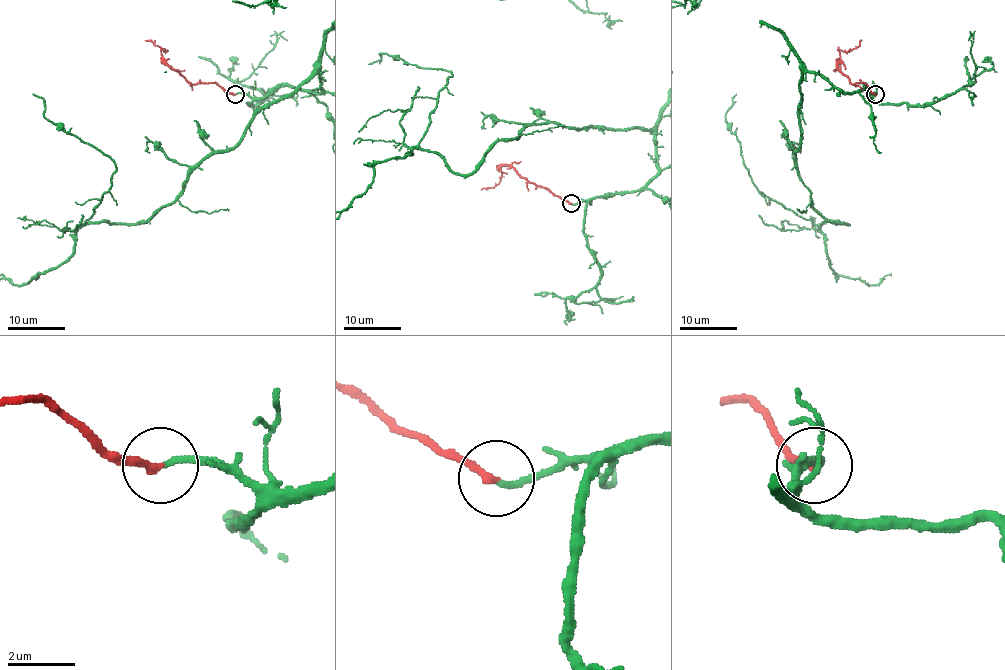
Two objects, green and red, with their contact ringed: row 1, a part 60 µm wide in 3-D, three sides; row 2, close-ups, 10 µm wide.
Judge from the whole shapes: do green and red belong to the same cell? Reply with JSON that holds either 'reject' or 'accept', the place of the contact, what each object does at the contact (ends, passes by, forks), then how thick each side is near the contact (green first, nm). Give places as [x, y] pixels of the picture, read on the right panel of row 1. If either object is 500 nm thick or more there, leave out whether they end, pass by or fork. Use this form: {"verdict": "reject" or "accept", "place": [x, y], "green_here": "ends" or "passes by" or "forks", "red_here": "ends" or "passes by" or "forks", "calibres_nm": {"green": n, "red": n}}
{"verdict": "accept", "place": [875, 94], "green_here": "ends", "red_here": "ends", "calibres_nm": {"green": 180, "red": 240}}

